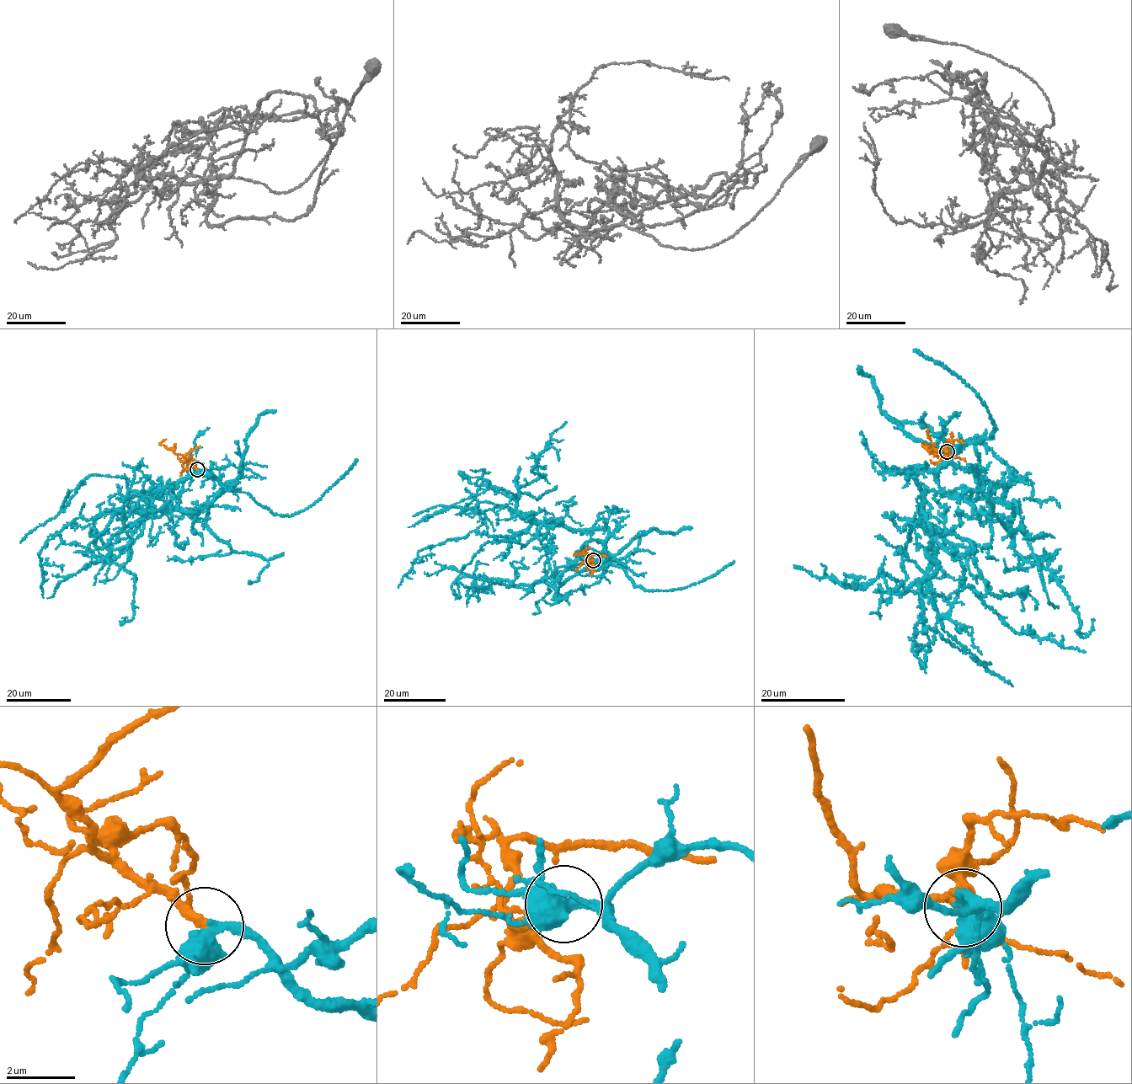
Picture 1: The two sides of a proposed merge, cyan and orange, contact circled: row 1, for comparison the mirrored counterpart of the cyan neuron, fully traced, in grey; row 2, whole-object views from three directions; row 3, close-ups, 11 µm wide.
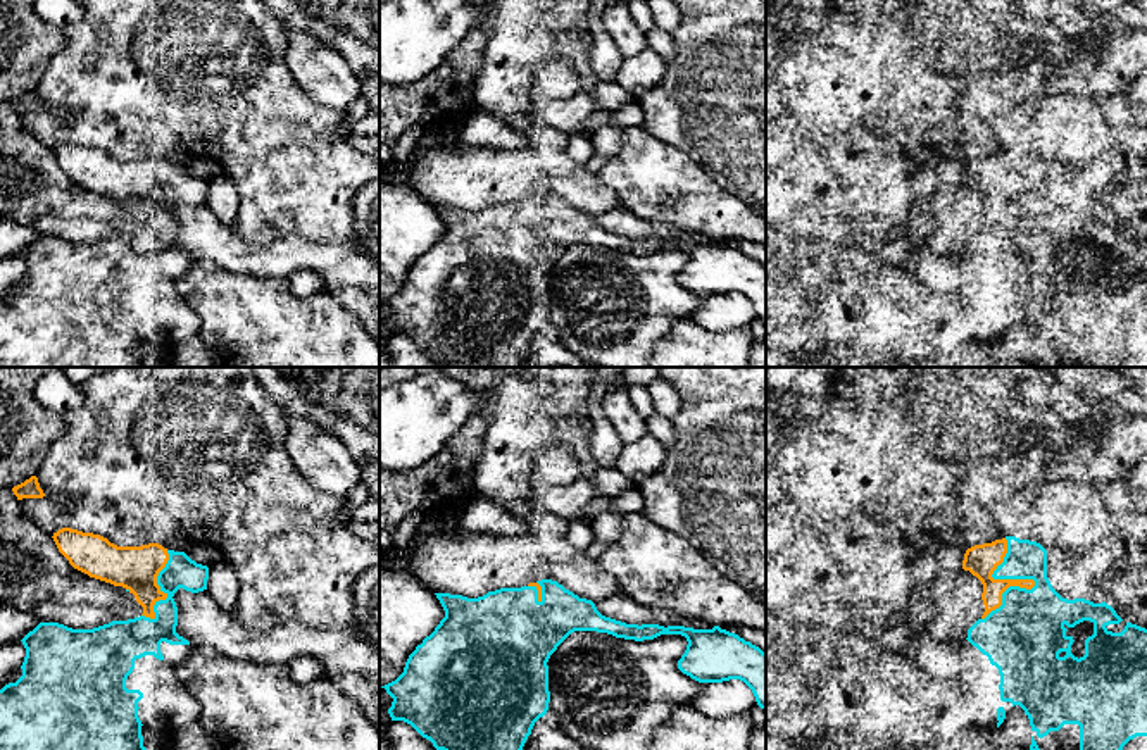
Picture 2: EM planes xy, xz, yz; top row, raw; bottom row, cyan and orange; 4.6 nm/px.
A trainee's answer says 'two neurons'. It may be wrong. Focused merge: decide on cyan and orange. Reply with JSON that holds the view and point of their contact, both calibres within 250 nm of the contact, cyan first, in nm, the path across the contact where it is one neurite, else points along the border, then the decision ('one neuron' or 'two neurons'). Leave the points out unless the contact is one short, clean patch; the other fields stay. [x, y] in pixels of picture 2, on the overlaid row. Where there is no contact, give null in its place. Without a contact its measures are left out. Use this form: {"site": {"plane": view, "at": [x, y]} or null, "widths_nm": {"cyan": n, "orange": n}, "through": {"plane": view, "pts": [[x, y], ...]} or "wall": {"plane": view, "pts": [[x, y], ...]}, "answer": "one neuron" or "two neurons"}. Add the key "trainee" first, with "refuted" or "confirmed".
{"trainee": "refuted", "site": {"plane": "yz", "at": [1027, 578]}, "widths_nm": {"cyan": 360, "orange": 150}, "answer": "one neuron"}

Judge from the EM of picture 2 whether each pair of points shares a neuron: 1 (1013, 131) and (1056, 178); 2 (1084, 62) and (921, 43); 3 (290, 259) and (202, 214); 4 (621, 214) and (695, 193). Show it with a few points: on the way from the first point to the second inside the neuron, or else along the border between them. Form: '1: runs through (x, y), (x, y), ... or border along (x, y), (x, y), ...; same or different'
1: border along (1047, 162), (1075, 168); different
2: border along (1094, 40), (1092, 69), (1085, 74); different
3: runs through (268, 259), (242, 259), (219, 237); same
4: border along (621, 206), (644, 219), (668, 226); different

